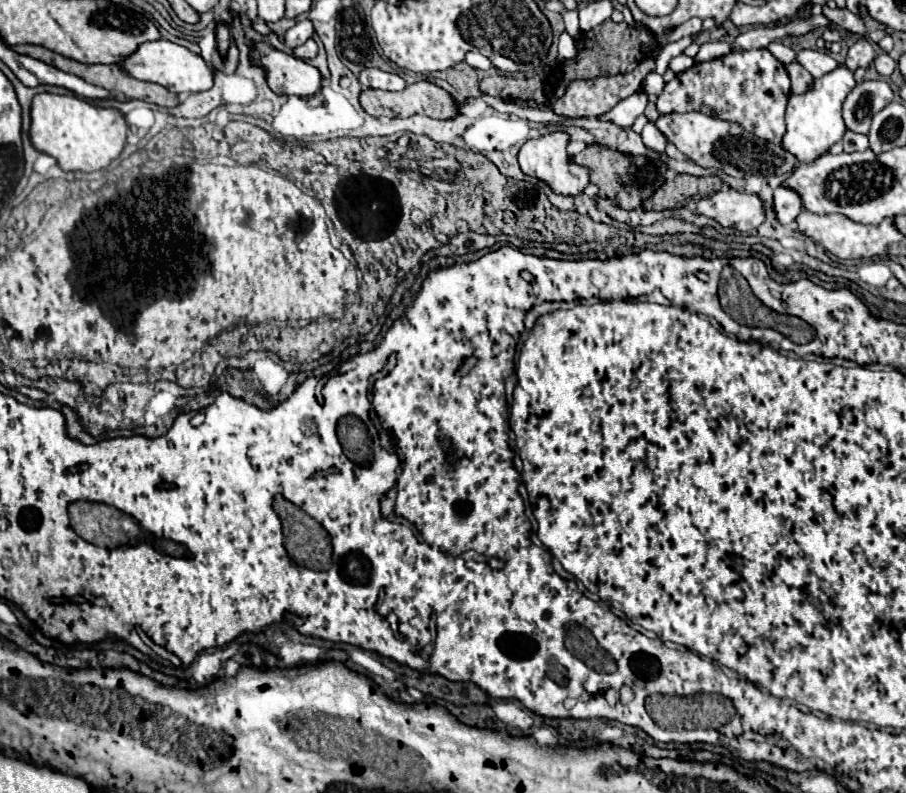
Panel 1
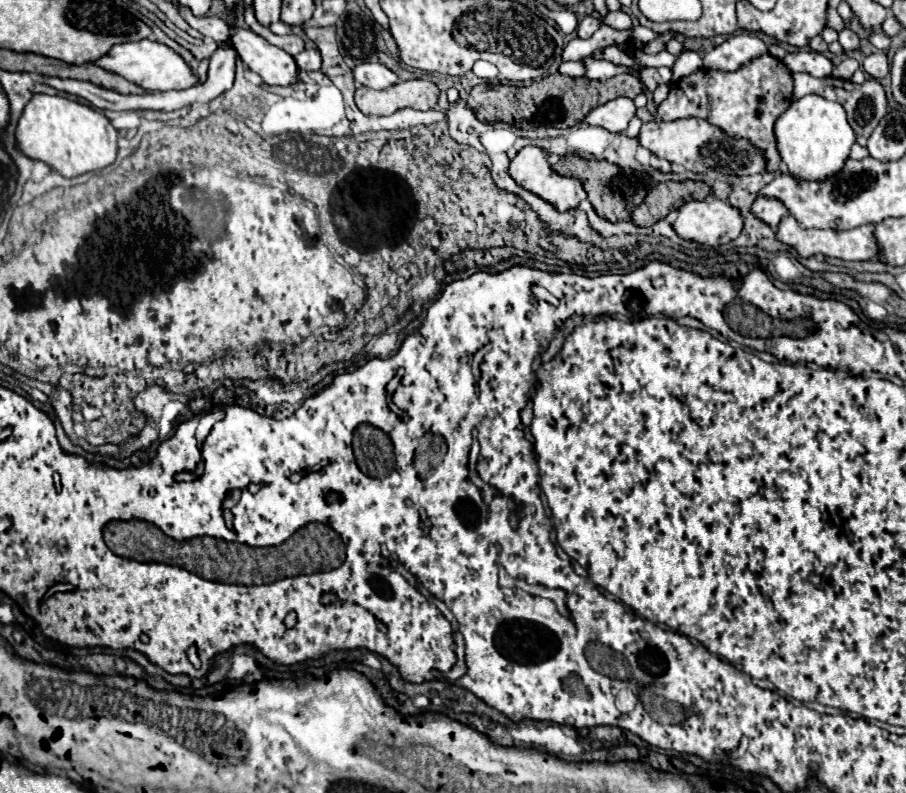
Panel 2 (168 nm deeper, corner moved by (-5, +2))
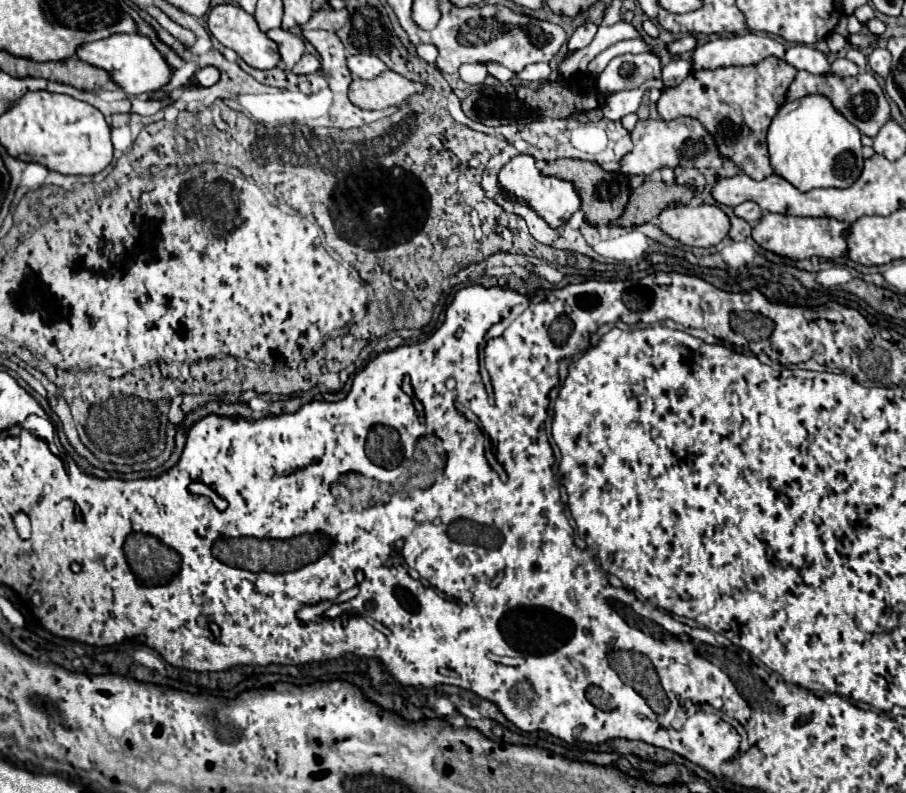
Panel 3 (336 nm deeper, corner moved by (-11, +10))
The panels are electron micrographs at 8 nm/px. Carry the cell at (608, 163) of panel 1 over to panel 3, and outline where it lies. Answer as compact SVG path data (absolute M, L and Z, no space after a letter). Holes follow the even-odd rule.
M562 158L562 160L548 162L540 172L544 176L558 176L560 180L570 180L574 184L574 188L578 188L578 196L582 196L580 208L584 210L588 224L612 224L614 220L618 220L622 216L628 196L632 192L630 178L624 178L622 174L616 174L616 172L606 172L594 162Z

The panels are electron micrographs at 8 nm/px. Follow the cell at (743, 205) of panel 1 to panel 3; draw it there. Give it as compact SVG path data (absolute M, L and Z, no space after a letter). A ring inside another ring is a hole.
M688 204L662 210L658 226L666 236L700 248L716 246L730 230L728 216L716 204Z

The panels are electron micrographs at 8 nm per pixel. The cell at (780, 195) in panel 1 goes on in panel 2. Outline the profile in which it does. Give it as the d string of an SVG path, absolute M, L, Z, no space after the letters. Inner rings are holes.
M760 196L754 204L752 204L752 212L766 222L772 228L778 228L780 220L788 214L788 208L784 208L784 204L780 204L780 200L772 200L766 196Z

